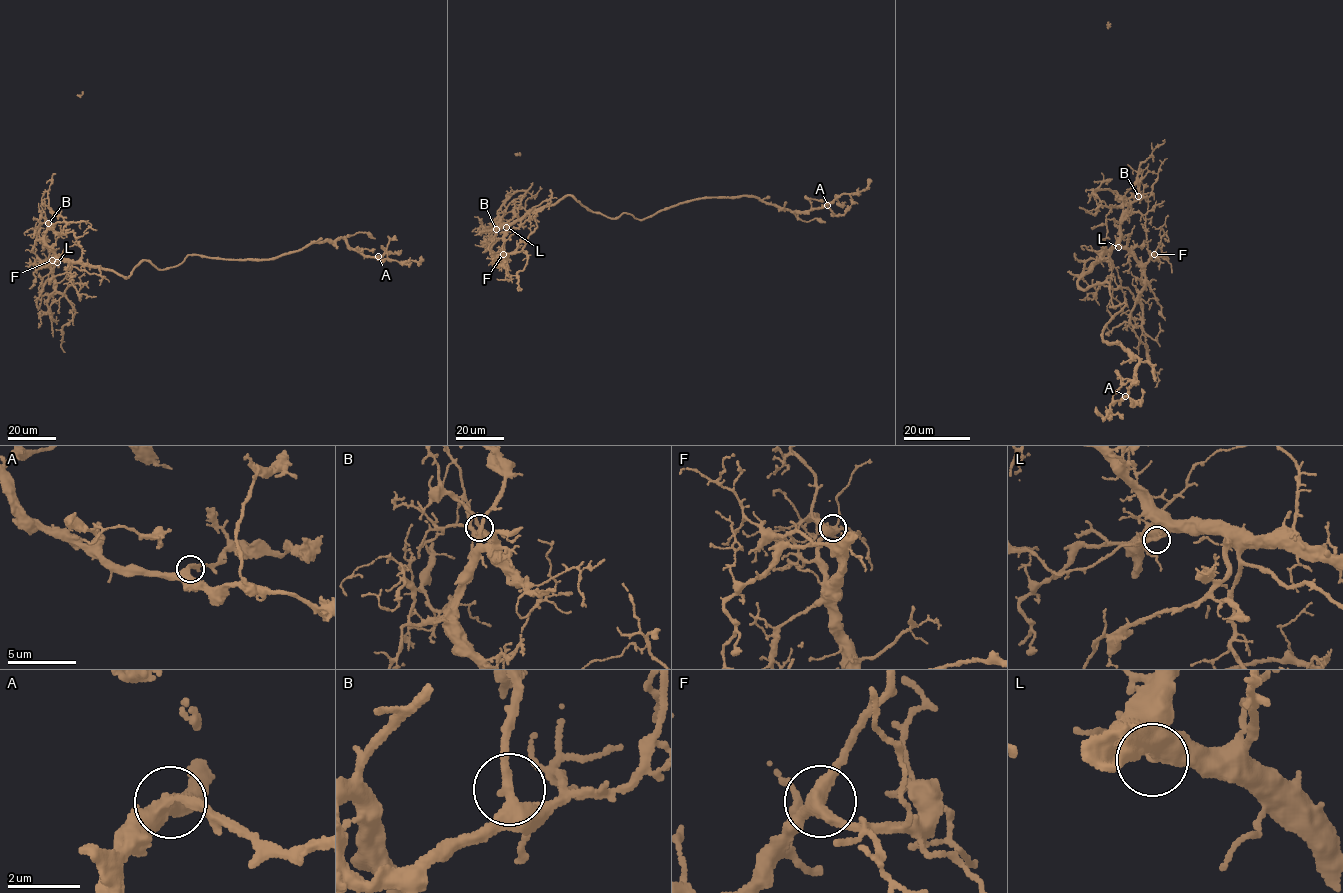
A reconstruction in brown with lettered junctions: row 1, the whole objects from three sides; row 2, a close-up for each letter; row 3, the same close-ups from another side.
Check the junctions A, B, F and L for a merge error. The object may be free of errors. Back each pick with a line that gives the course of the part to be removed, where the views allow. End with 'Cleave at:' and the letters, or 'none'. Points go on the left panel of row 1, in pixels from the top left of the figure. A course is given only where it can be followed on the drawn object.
Cleave at: none

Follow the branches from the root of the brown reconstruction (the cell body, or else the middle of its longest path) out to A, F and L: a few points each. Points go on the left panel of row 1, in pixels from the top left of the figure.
A: (148, 261), (160, 269), (177, 266), (190, 255), (276, 259), (314, 243), (342, 238), (352, 249), (378, 256)
F: (148, 261), (141, 261), (125, 278), (101, 268), (61, 259), (51, 269), (52, 260)
L: (148, 261), (141, 261), (125, 278), (101, 268), (61, 260), (57, 262)

